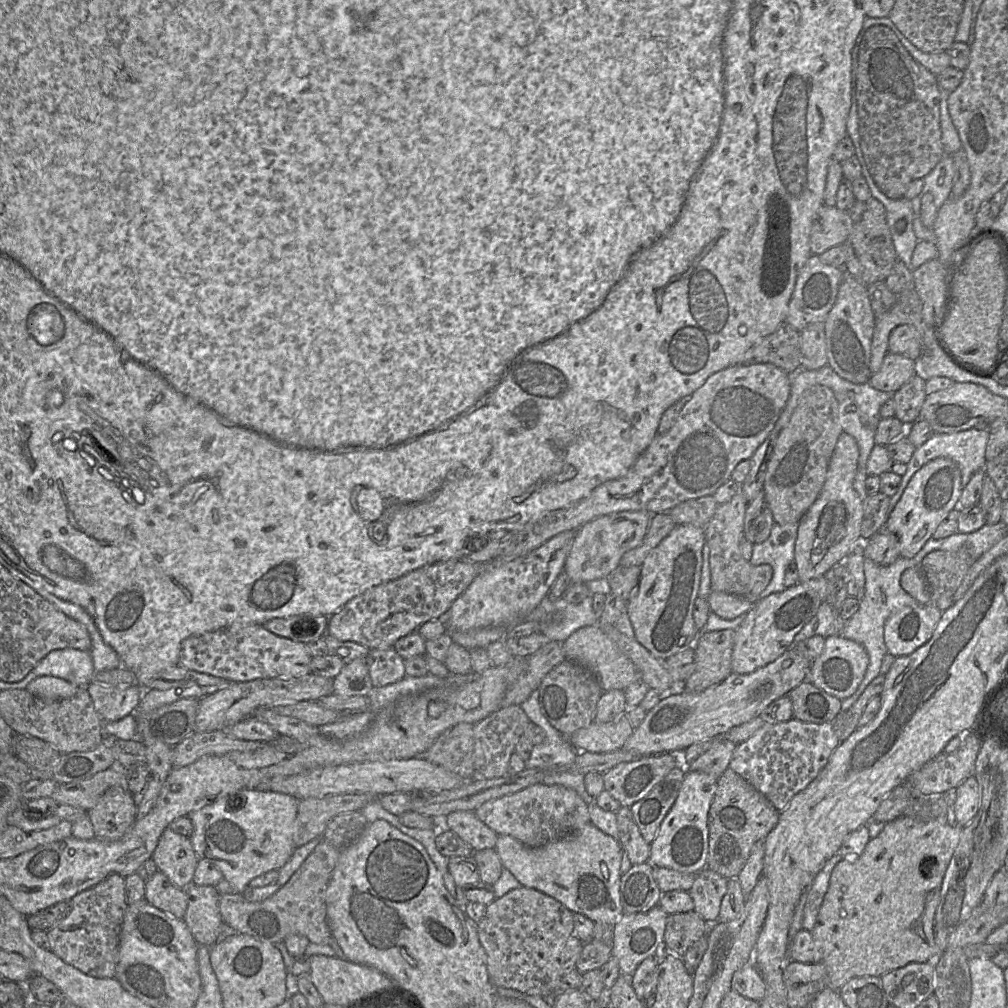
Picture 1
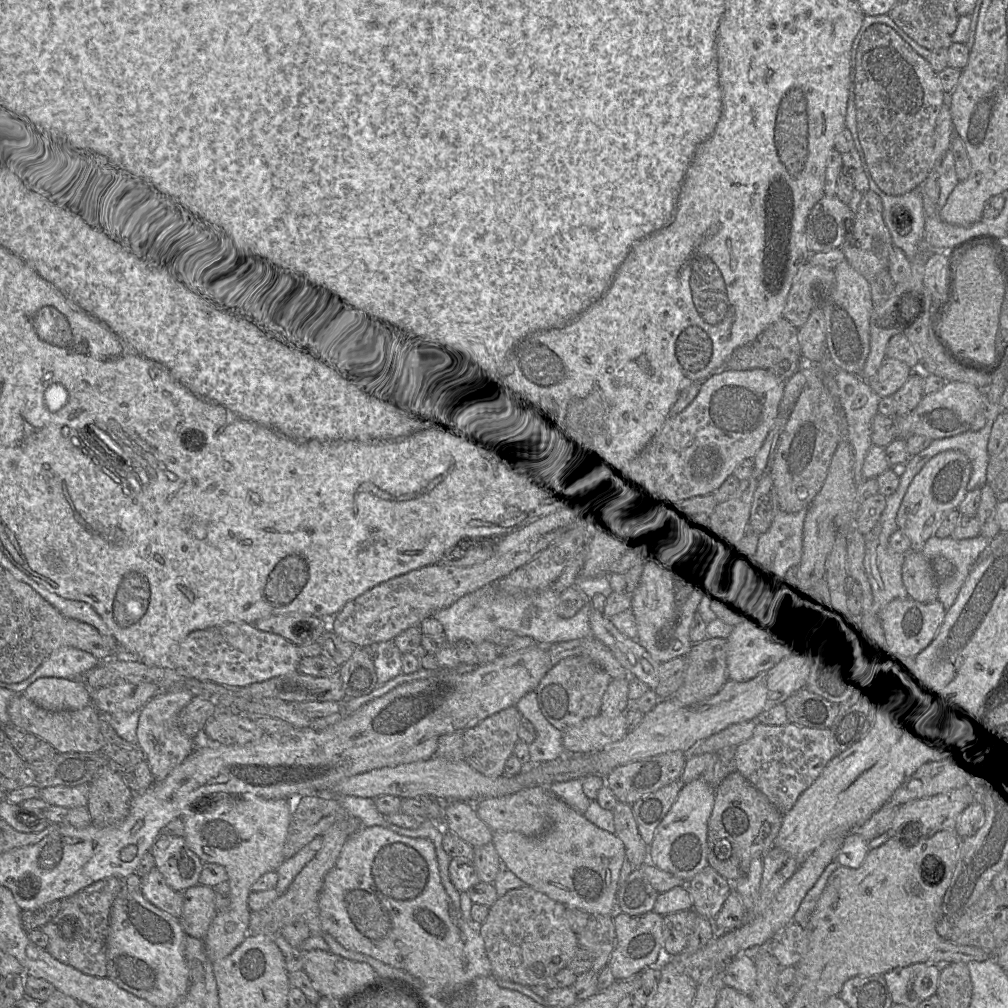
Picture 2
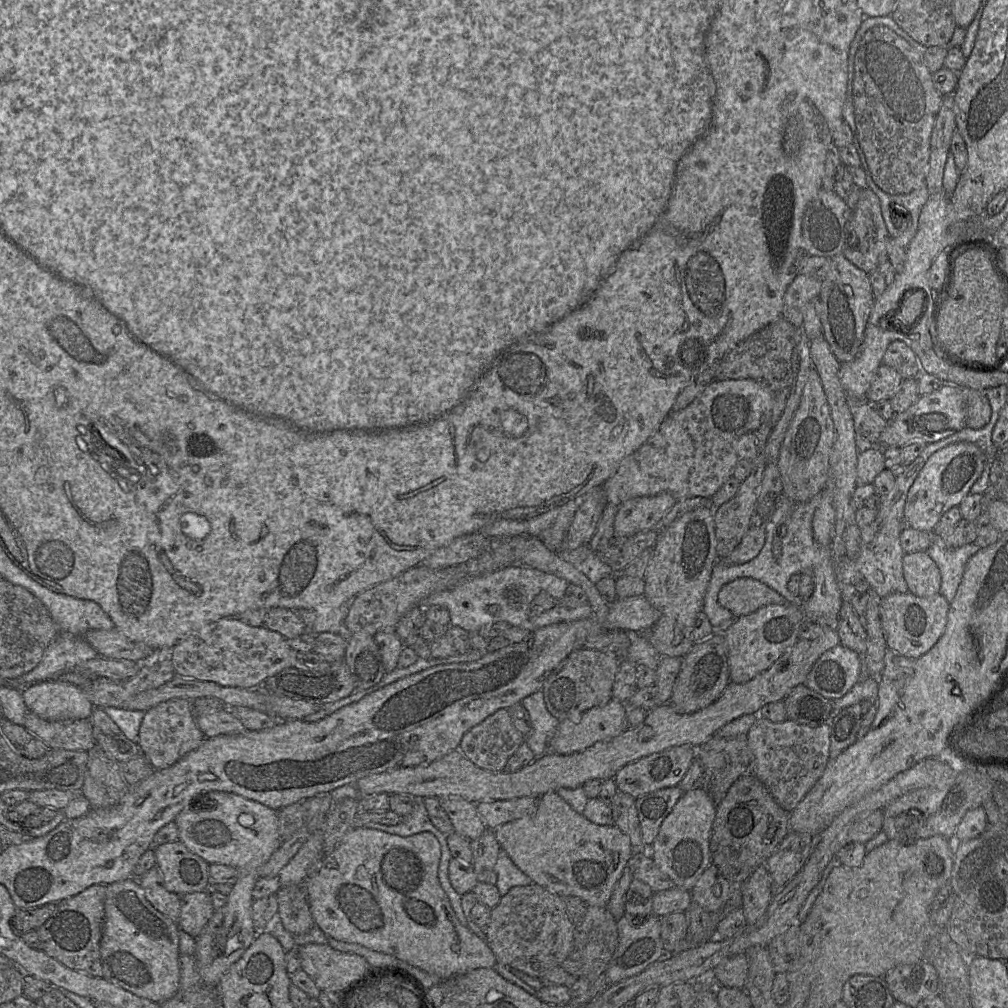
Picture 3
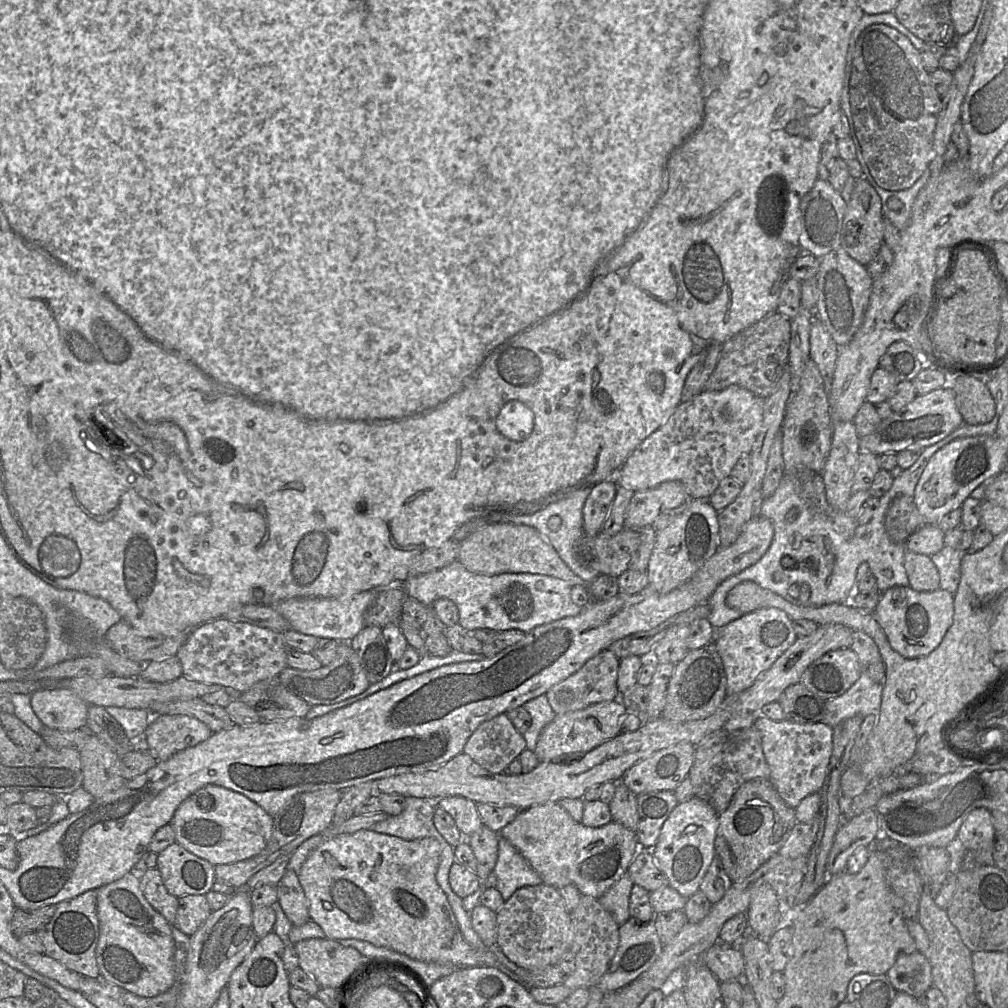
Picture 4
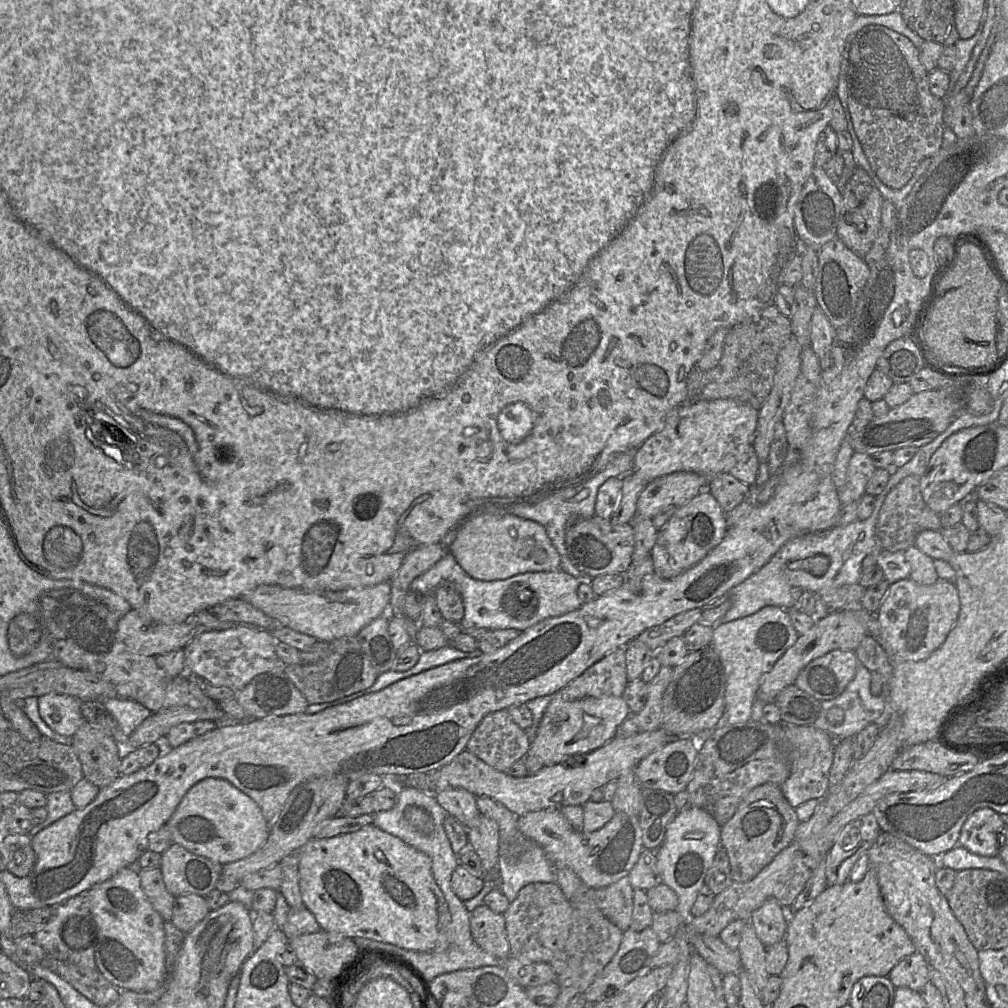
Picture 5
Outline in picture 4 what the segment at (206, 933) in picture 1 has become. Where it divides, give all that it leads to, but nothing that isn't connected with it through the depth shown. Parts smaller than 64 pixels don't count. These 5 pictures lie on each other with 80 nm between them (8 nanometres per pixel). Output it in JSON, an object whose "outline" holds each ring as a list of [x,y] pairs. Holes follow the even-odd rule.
{"outline":[[[181,896],[178,898],[175,926],[190,937],[204,924],[211,912],[206,896]]]}

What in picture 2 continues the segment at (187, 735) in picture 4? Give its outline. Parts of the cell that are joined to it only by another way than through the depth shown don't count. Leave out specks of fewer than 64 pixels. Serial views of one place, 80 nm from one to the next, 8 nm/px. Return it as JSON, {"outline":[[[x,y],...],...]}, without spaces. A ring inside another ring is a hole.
{"outline":[[[186,688],[159,691],[140,710],[137,744],[144,752],[145,760],[154,777],[154,783],[163,781],[195,749],[195,739],[182,734],[177,727],[179,712],[194,697],[194,694]]]}

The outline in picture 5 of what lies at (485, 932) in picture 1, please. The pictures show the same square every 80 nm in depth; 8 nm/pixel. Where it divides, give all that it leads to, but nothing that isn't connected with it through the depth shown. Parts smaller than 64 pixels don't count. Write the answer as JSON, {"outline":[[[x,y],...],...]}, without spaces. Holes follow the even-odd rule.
{"outline":[[[533,882],[521,888],[515,900],[509,904],[503,913],[510,956],[522,962],[549,963],[556,952],[565,948],[571,927],[571,914],[570,901],[565,897],[557,883]]]}

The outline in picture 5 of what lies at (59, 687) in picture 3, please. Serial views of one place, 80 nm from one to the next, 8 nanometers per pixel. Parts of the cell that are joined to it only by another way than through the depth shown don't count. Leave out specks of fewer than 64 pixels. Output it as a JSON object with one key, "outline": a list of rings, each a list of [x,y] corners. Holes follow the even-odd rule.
{"outline":[[[49,693],[38,697],[41,719],[65,739],[70,739],[85,722],[81,704],[79,698],[66,694]]]}

